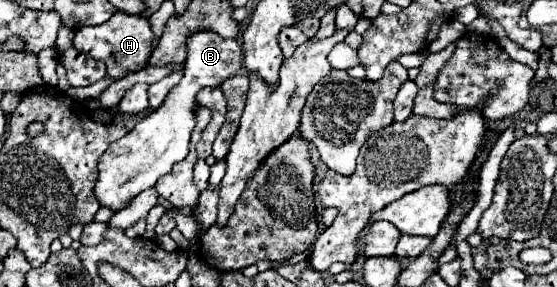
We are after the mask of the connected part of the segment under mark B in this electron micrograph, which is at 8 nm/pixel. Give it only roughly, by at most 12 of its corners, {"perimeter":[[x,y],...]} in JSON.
{"perimeter":[[188,35],[178,87],[110,143],[96,199],[114,211],[188,155],[196,95],[242,71],[238,39]]}

